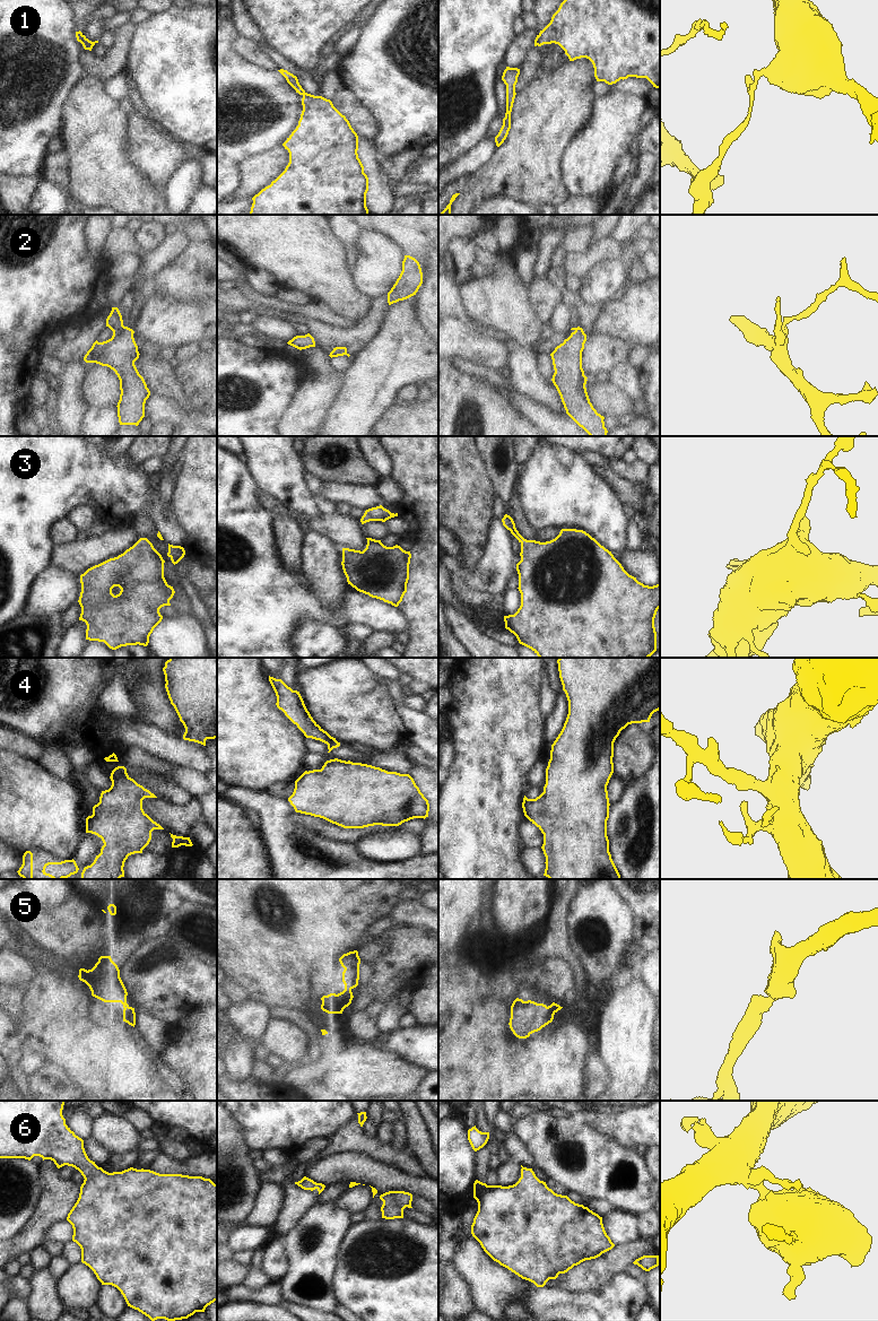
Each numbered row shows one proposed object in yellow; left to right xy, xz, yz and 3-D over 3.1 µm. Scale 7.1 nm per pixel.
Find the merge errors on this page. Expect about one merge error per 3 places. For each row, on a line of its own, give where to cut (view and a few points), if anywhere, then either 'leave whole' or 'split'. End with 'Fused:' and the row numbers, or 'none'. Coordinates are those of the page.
1: cut xz (304, 92), (302, 94); split
2: cut xy (125, 327), (113, 335); split
3: cut none; leave whole
4: cut none; leave whole
5: cut none; leave whole
6: cut none; leave whole
Fused: 1, 2

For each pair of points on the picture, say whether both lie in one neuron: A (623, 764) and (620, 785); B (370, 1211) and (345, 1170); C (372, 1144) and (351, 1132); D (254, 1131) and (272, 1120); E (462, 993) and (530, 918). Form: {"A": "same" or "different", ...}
{"A": "different", "B": "same", "C": "same", "D": "same", "E": "different"}

